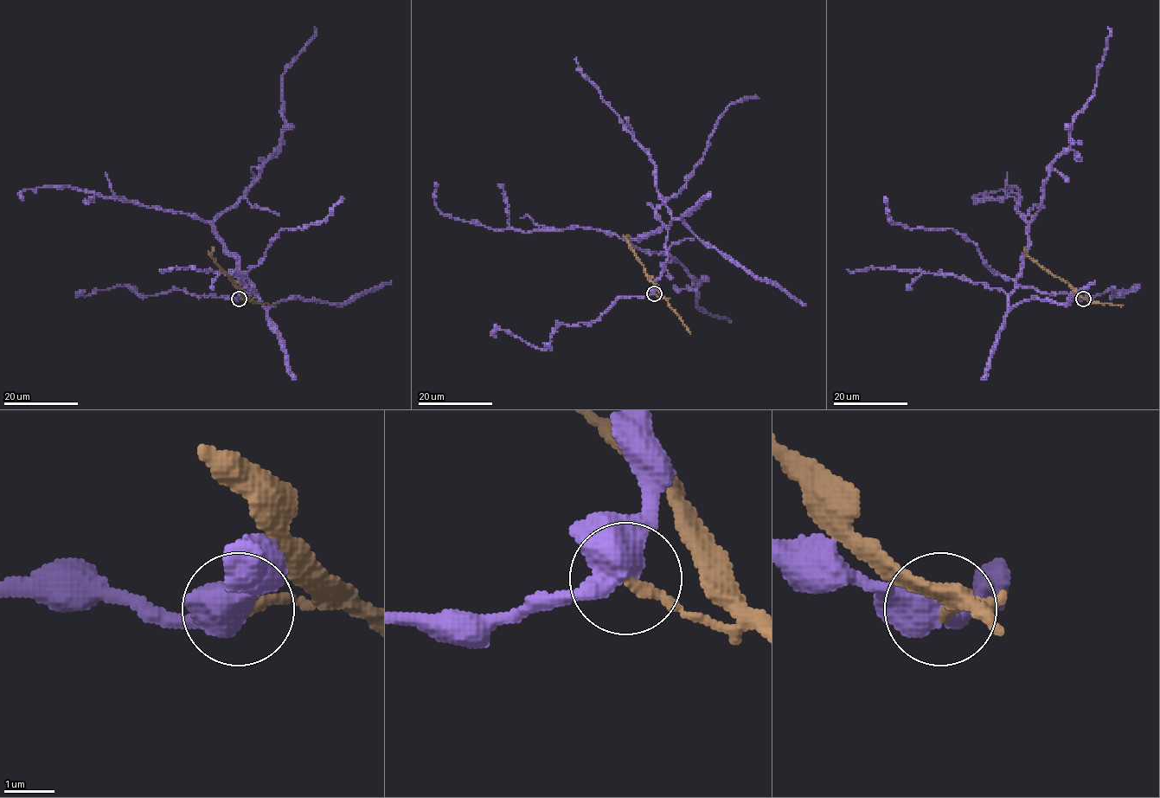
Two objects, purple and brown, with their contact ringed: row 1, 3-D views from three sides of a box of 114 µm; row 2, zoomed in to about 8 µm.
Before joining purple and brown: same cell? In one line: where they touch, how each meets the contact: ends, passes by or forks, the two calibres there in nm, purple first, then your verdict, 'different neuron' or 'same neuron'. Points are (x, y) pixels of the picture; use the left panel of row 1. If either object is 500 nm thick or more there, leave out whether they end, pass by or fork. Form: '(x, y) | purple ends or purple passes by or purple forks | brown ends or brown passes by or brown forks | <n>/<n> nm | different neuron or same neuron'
(239, 299) | 550/190 nm | different neuron

